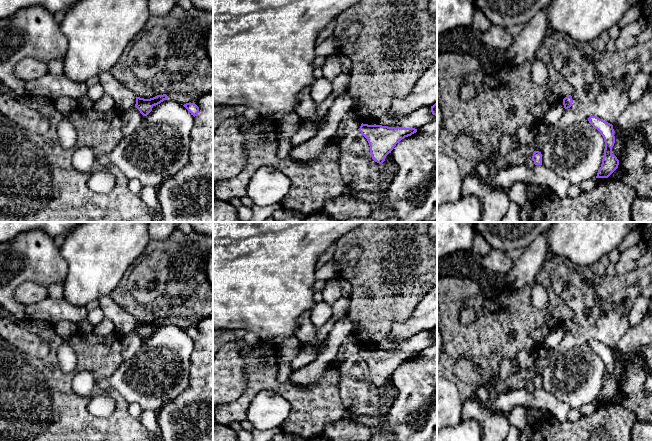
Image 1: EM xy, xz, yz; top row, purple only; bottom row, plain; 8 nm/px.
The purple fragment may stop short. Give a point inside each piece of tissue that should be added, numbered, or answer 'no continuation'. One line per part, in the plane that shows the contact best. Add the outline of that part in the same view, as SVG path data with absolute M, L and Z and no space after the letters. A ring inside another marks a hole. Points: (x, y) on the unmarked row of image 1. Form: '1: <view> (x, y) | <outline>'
no continuation

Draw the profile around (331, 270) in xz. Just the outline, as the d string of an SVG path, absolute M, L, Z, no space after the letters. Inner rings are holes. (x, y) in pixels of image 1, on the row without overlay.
M354 247L351 248L341 259L332 258L321 268L316 269L316 280L327 281L329 279L339 279L341 271L346 267L356 265L361 254L362 249L360 247Z

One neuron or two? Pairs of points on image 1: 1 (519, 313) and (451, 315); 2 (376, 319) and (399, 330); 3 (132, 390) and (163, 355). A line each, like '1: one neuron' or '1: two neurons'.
1: one neuron
2: two neurons
3: one neuron

